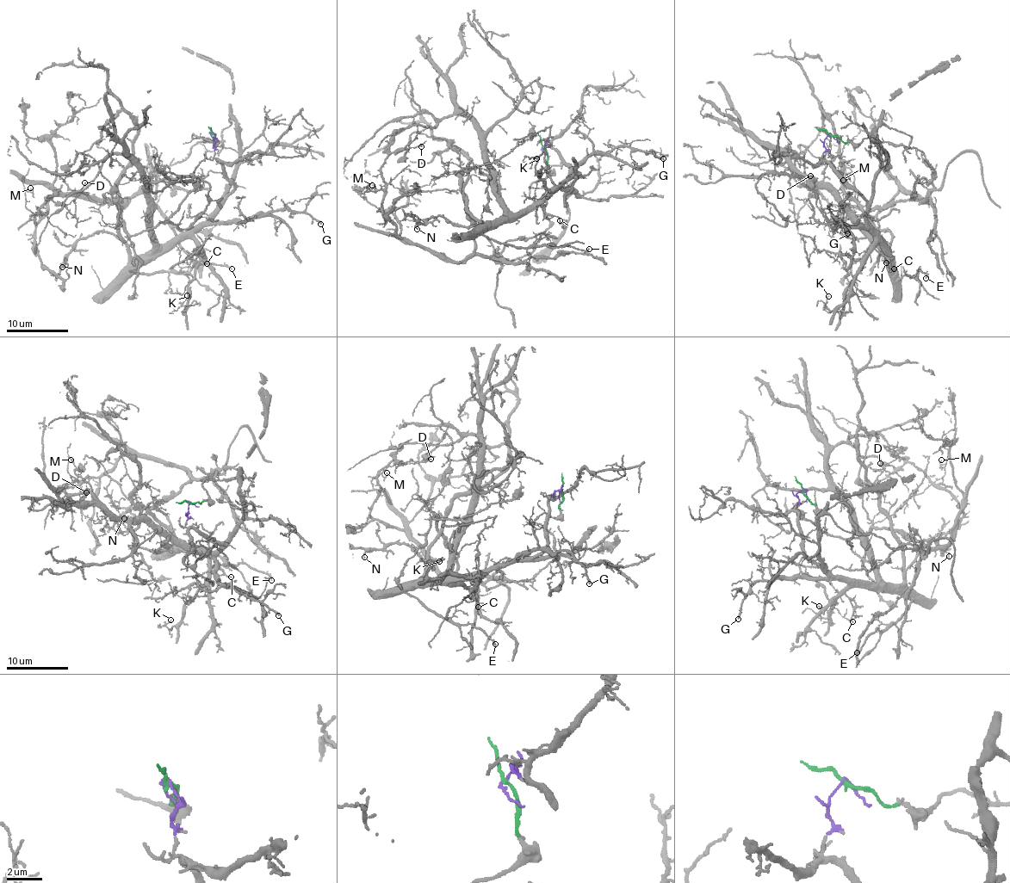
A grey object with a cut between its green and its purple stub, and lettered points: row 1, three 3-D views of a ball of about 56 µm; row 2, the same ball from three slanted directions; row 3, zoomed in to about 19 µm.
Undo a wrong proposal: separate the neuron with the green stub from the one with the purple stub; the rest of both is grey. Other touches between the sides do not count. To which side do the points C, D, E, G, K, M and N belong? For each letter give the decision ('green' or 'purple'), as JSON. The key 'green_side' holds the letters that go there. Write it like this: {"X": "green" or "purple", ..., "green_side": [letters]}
{"C": "purple", "D": "green", "E": "purple", "G": "purple", "K": "purple", "M": "green", "N": "purple", "green_side": ["D", "M"]}

